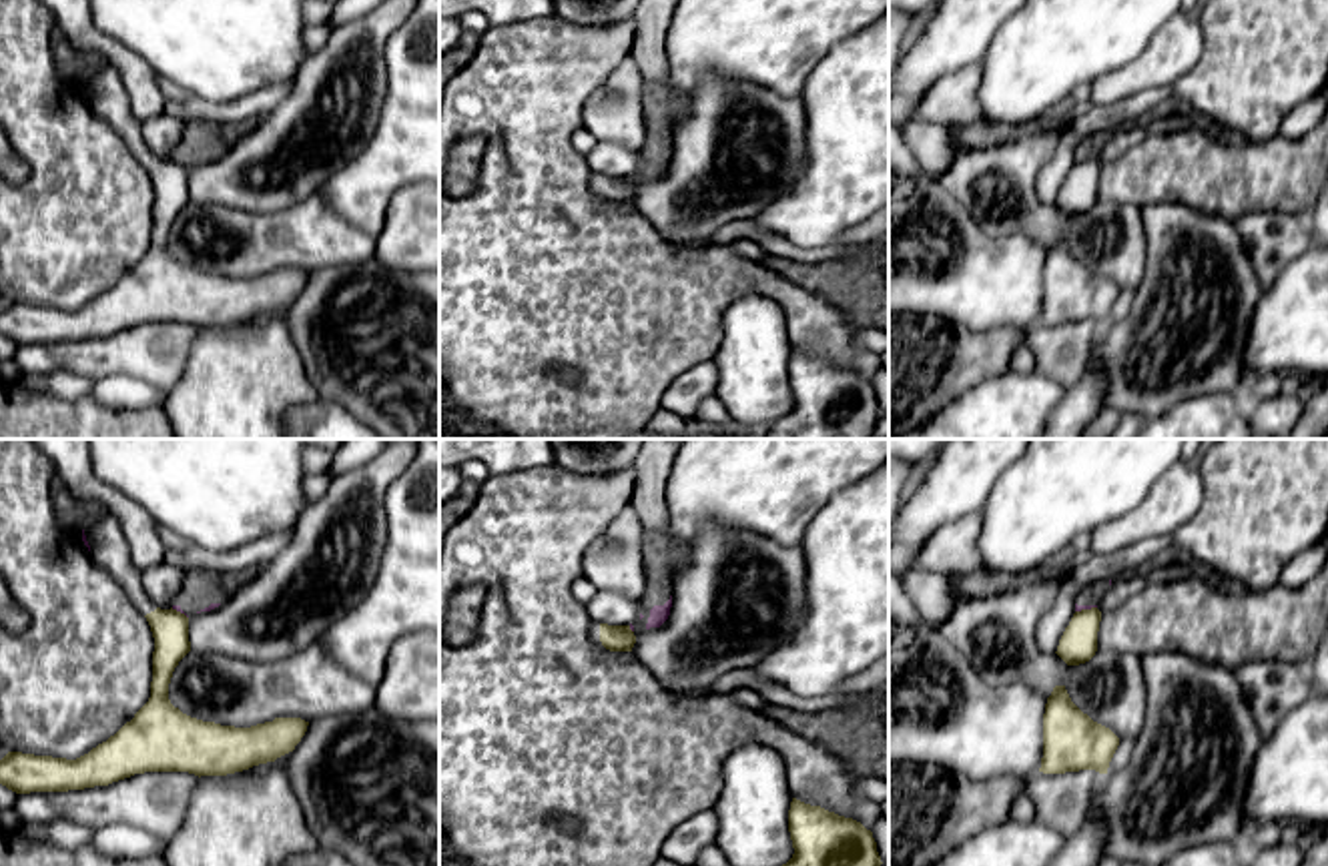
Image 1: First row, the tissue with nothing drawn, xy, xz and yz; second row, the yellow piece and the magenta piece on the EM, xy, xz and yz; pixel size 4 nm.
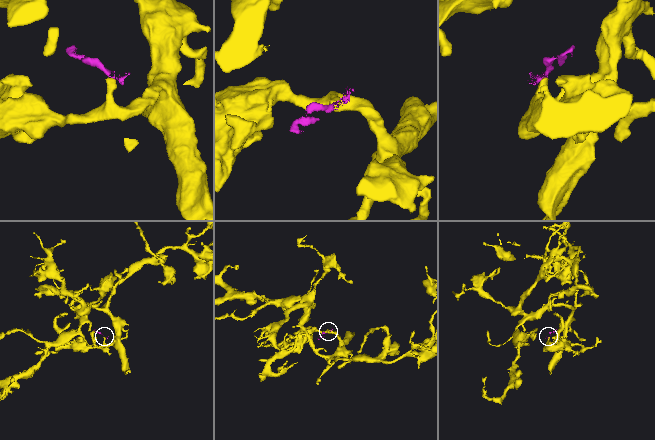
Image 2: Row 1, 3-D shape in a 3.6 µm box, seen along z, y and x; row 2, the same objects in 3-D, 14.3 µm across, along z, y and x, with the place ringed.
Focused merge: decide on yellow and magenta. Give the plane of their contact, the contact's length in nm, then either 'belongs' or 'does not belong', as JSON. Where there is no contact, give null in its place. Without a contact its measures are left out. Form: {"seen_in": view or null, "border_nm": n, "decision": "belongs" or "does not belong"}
{"seen_in": "yz", "border_nm": 90, "decision": "does not belong"}

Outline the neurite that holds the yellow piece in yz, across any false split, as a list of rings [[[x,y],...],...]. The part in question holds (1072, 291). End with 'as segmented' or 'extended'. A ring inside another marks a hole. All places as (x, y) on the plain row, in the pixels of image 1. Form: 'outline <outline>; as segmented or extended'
outline [[[1055,237],[1043,265],[1043,309],[1039,323],[1065,325],[1095,321],[1107,325],[1119,289],[1093,273],[1069,249],[1065,237]]]; as segmented

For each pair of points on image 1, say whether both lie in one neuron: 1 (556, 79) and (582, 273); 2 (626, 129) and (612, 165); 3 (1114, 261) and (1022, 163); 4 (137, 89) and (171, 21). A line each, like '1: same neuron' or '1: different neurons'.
1: same neuron
2: different neurons
3: same neuron
4: different neurons

